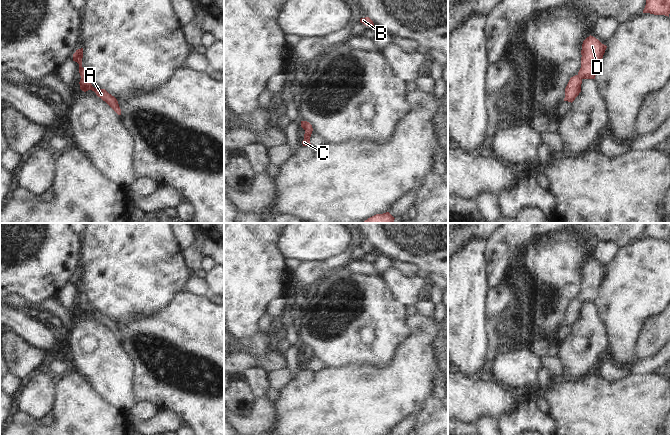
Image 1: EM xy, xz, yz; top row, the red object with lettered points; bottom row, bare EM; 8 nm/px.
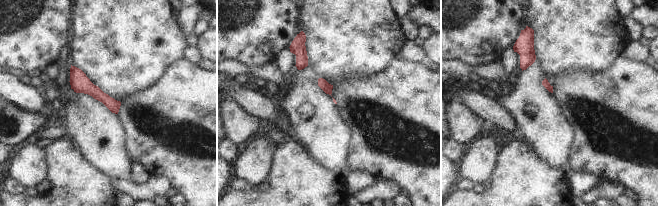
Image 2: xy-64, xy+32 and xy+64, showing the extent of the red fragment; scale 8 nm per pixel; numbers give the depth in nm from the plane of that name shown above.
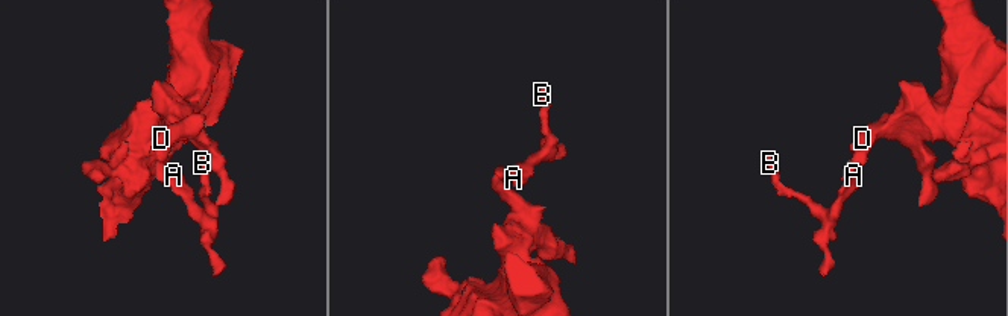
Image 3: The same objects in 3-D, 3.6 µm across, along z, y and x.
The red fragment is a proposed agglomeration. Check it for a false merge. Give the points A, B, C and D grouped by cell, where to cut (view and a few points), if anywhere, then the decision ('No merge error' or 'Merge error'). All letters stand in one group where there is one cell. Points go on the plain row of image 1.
Groups: A B C D. No split. No merge error.

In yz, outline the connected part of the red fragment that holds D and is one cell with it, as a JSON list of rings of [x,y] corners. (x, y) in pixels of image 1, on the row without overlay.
[[[593,260],[587,261],[582,268],[581,292],[577,299],[570,302],[565,312],[564,325],[573,326],[581,316],[583,303],[595,303],[598,289],[603,282],[607,270]]]

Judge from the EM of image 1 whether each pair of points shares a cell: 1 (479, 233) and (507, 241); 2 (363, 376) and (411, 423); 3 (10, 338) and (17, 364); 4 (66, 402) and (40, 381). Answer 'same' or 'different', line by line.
1: different
2: different
3: same
4: different

